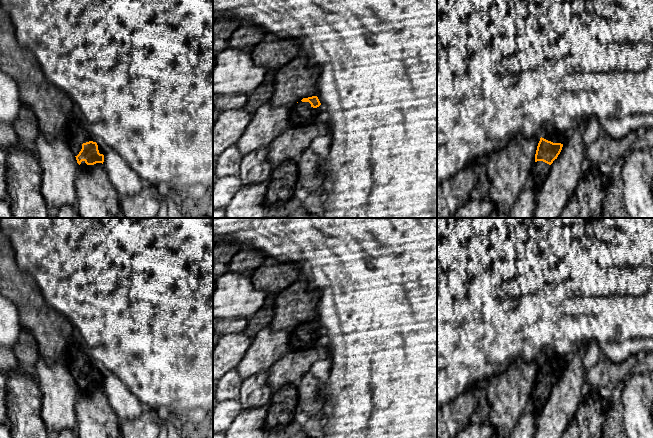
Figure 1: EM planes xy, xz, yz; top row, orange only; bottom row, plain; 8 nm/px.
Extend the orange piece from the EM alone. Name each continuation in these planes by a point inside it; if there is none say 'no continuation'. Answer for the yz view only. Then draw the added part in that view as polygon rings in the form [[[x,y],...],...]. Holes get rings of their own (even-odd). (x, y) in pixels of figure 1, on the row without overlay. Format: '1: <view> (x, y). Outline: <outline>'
1: yz (554, 360). Outline: [[[549,354],[543,357],[541,361],[553,367],[561,367],[564,369],[571,361],[571,357],[568,355],[560,356],[556,354]]]
2: yz (540, 393). Outline: [[[543,385],[534,386],[529,402],[533,402],[537,410],[541,411],[544,404],[547,402],[550,393],[551,389]]]

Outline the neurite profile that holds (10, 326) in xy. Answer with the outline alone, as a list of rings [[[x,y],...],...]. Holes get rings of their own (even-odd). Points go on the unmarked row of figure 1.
[[[0,292],[0,347],[12,351],[20,338],[22,329],[15,304]]]

